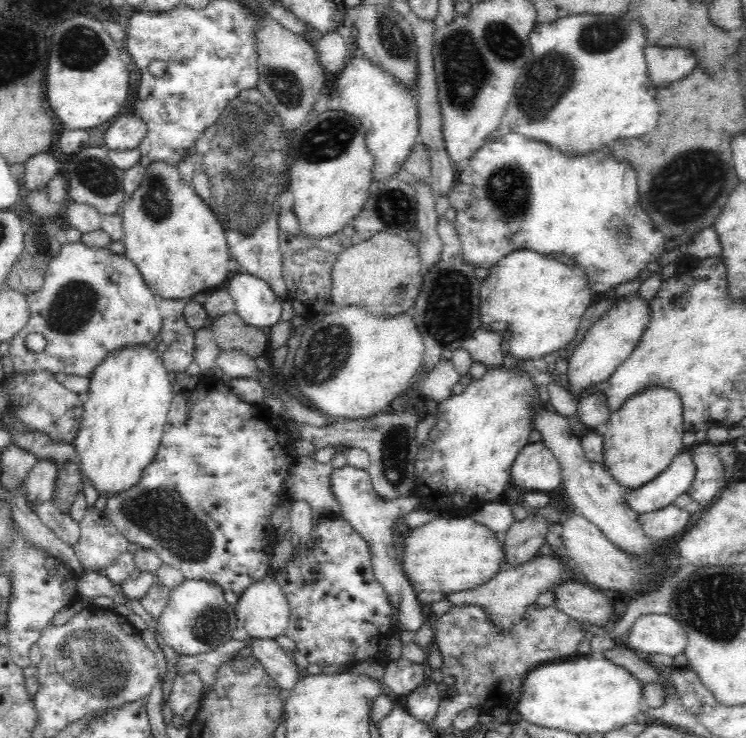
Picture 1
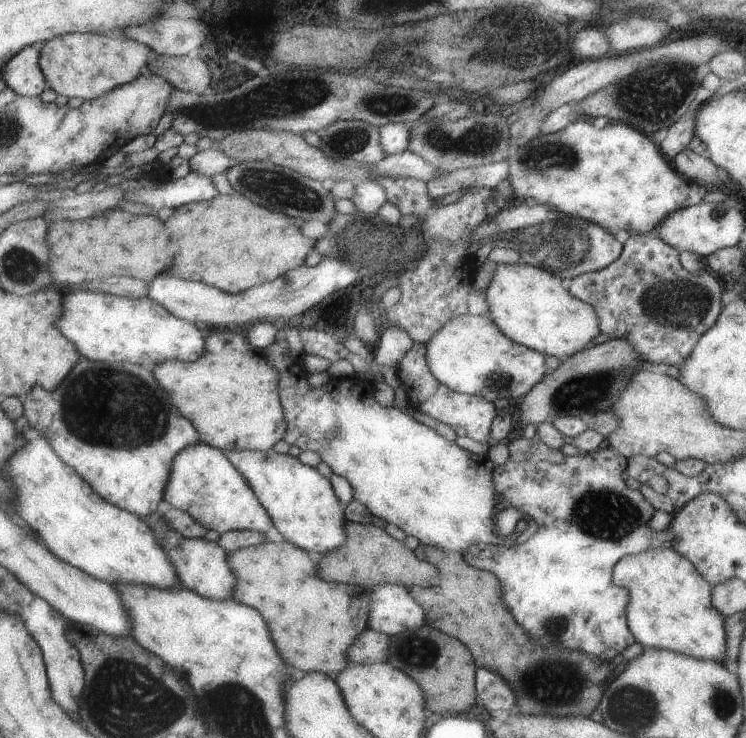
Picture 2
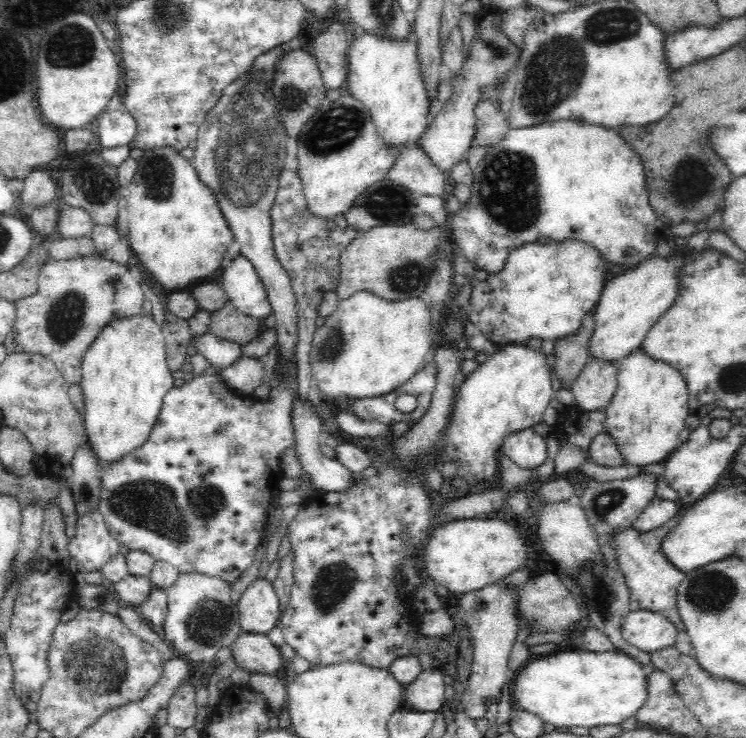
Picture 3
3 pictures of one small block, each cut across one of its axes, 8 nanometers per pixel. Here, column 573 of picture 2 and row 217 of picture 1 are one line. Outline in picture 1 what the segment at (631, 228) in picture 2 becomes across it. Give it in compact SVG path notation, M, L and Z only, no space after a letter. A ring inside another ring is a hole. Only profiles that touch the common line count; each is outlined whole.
M151 160L138 188L120 208L124 254L162 298L178 300L223 287L233 272L227 265L231 252L222 223L184 178L177 164Z

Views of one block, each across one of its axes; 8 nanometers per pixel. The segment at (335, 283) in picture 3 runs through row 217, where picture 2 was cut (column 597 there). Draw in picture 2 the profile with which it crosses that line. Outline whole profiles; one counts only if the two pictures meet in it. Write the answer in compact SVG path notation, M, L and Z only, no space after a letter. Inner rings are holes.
M653 231L634 233L622 244L621 254L602 269L583 273L571 279L567 290L573 298L585 302L593 309L599 322L599 332L608 335L608 340L623 338L631 344L635 354L651 364L674 365L677 367L687 358L701 334L715 324L721 312L719 282L709 275L708 270L687 272L683 270L675 248L661 242Z

